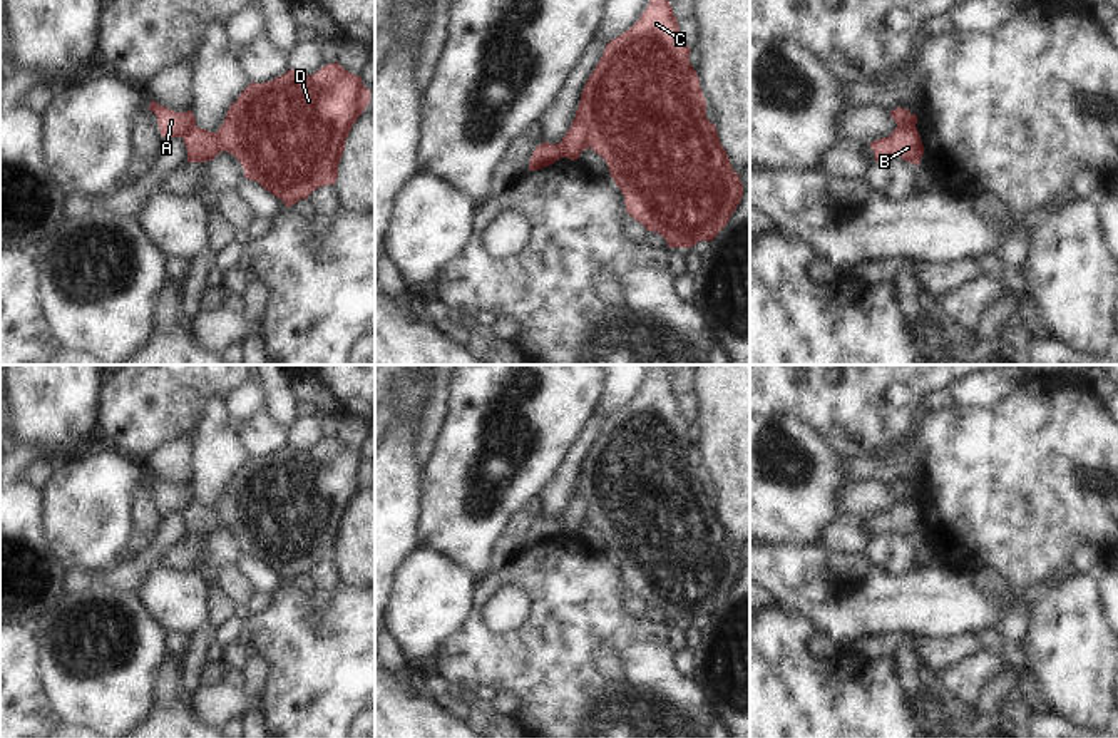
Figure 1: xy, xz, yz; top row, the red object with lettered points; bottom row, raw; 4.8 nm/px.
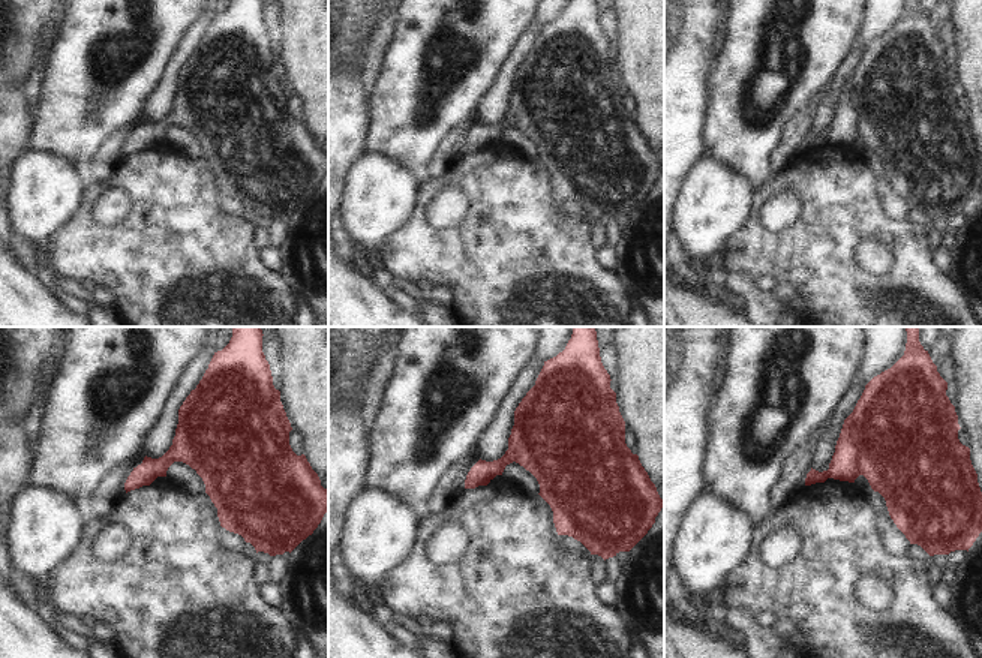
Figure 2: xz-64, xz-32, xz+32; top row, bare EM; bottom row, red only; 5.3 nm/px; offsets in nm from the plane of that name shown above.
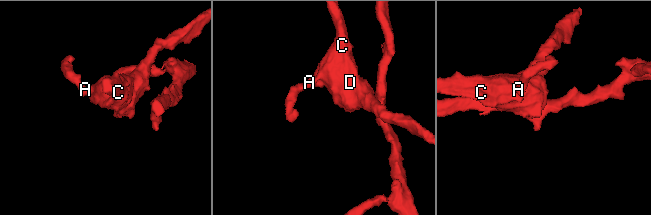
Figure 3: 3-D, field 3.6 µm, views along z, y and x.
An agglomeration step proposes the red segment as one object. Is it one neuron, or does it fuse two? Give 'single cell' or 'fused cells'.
fused cells

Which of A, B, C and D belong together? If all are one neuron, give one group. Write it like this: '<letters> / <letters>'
A C D / B

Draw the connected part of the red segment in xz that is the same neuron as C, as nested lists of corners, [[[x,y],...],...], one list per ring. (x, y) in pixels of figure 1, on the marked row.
[[[649,0],[641,18],[606,45],[577,107],[589,127],[591,149],[606,161],[624,194],[626,213],[646,231],[659,233],[668,248],[713,241],[743,196],[716,126],[706,119],[690,52],[669,2]]]

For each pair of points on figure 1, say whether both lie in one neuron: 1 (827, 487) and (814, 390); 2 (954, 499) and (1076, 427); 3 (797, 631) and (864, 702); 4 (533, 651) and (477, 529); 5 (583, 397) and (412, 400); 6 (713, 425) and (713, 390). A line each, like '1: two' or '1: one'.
1: two
2: one
3: one
4: two
5: two
6: one

